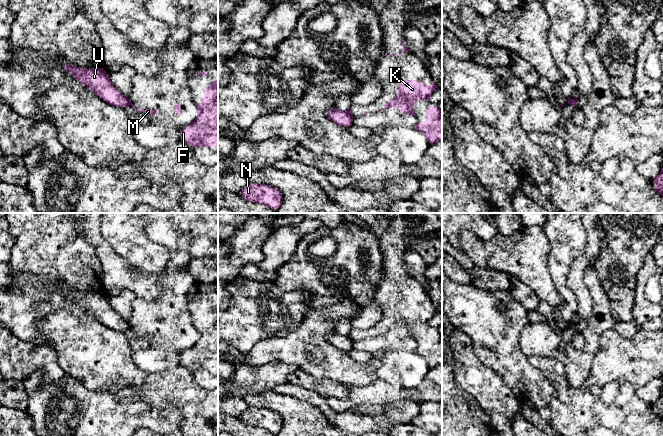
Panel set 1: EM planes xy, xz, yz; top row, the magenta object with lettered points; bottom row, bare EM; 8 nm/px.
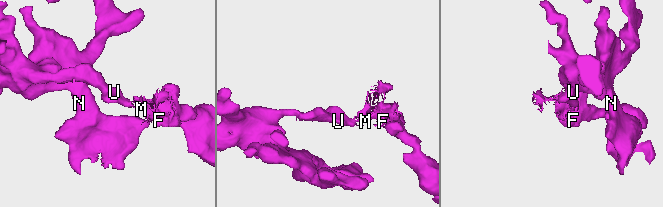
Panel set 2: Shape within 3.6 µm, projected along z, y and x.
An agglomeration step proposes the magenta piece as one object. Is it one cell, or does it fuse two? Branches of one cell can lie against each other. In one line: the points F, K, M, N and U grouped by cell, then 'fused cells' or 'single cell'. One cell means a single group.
F K M / N U; fused cells

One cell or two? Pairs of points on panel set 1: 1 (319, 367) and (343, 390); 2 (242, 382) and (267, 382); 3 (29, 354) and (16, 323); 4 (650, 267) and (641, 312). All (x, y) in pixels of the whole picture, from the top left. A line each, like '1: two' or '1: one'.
1: two
2: one
3: two
4: one

